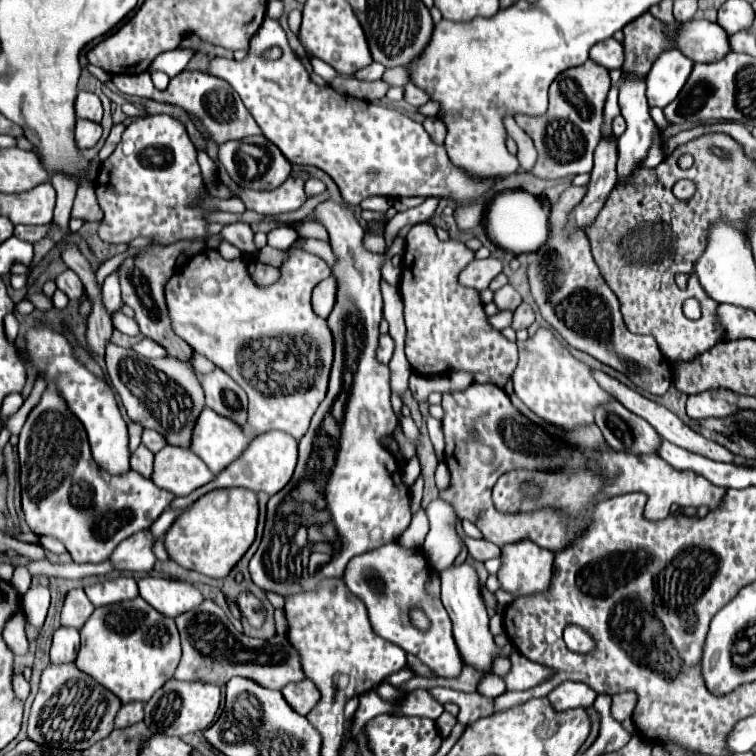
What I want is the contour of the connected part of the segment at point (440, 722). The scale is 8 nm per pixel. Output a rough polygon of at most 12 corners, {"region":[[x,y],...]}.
{"region":[[446,711],[436,720],[443,738],[451,733],[457,718]]}

